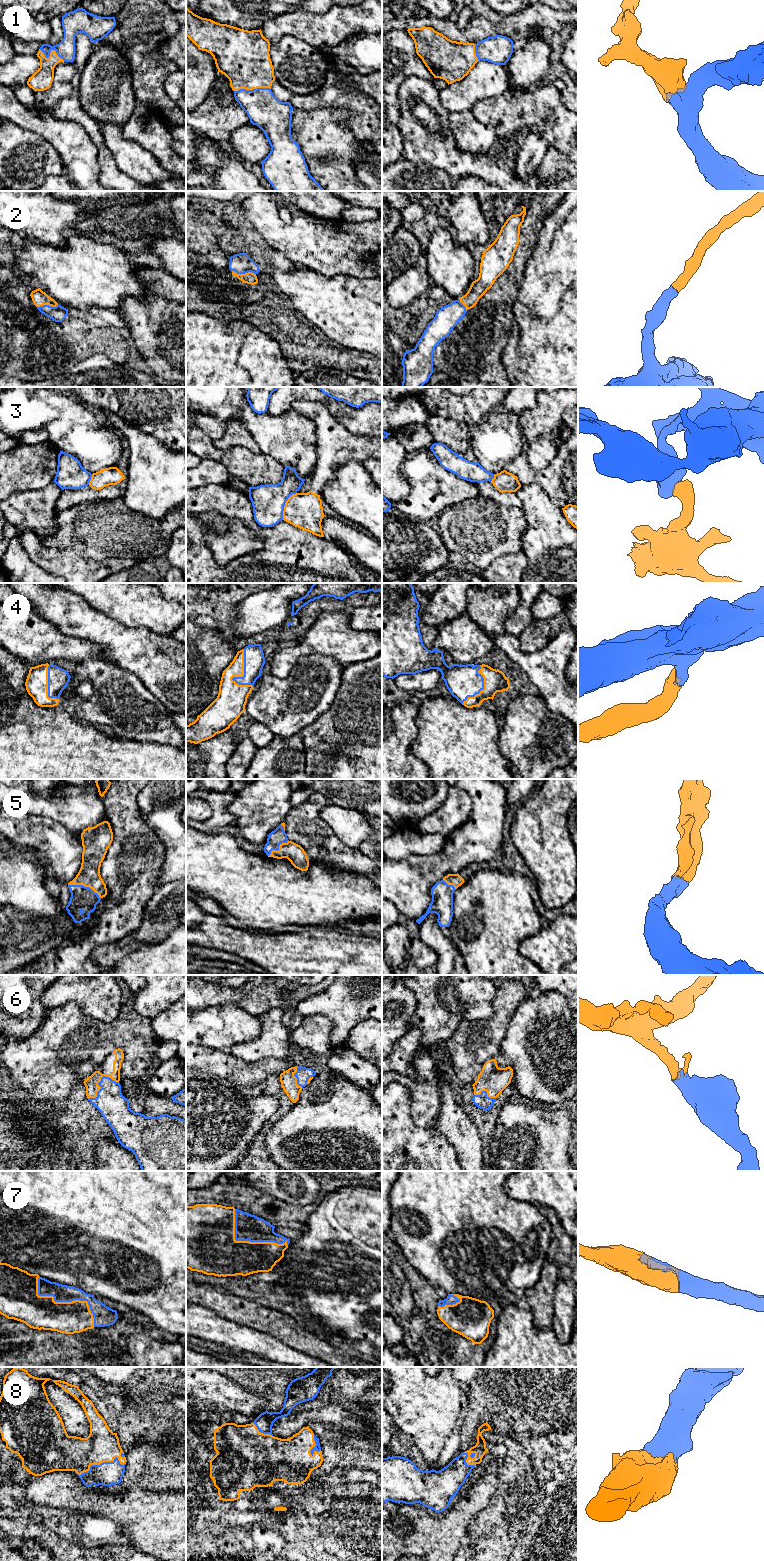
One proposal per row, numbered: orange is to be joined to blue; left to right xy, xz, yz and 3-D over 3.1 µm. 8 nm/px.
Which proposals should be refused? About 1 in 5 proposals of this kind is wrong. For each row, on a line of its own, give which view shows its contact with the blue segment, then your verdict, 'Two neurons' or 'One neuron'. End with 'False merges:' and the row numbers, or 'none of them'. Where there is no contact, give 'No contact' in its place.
1: Touches blue in xz. One neuron
2: Touches blue in xz. One neuron
3: Touches blue in xz. Two neurons
4: Touches blue in xz. One neuron
5: Touches blue in xy. One neuron
6: Touches blue in xy. One neuron
7: Touches blue in xy. One neuron
8: Touches blue in xy. One neuron
False merges: 3

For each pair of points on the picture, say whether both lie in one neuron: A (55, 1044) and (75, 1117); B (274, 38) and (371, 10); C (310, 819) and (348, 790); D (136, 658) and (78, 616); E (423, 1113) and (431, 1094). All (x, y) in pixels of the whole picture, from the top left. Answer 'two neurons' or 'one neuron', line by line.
A: two neurons
B: one neuron
C: two neurons
D: one neuron
E: one neuron

